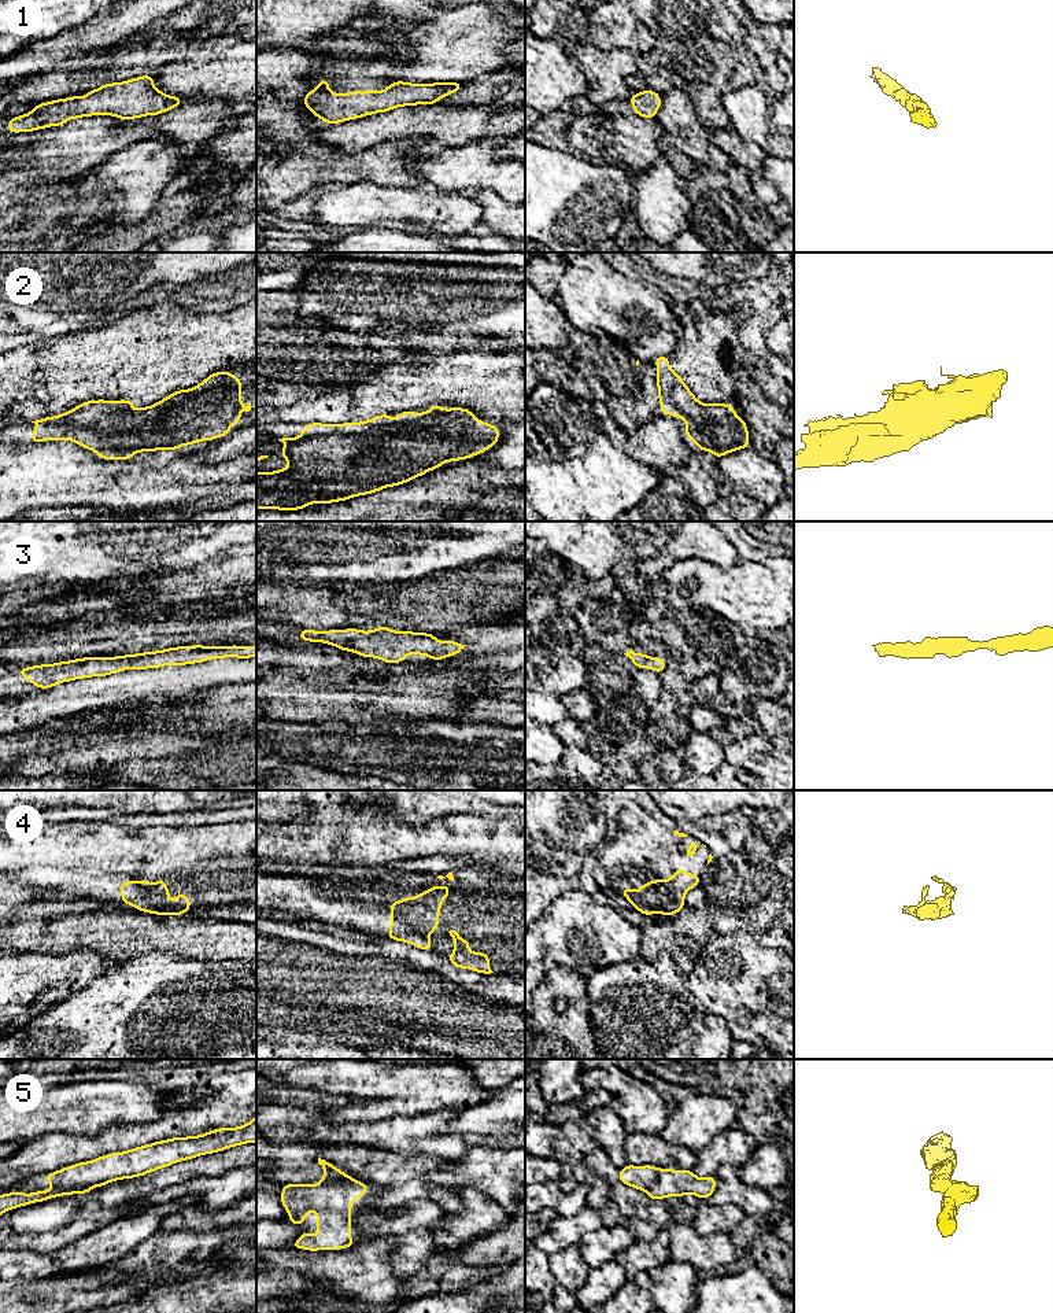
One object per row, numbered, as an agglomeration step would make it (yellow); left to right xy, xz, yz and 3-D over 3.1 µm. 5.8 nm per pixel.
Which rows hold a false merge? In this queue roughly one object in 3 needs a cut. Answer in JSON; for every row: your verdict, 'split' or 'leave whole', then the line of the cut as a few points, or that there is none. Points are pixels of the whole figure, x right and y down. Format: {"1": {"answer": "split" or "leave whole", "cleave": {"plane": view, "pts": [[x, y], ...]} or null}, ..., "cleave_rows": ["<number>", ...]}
{"1": {"answer": "leave whole", "cleave": null}, "2": {"answer": "leave whole", "cleave": null}, "3": {"answer": "leave whole", "cleave": null}, "4": {"answer": "leave whole", "cleave": null}, "5": {"answer": "split", "cleave": {"plane": "xy", "pts": [[93, 1186], [71, 1190], [54, 1188]]}}, "cleave_rows": ["5"]}

